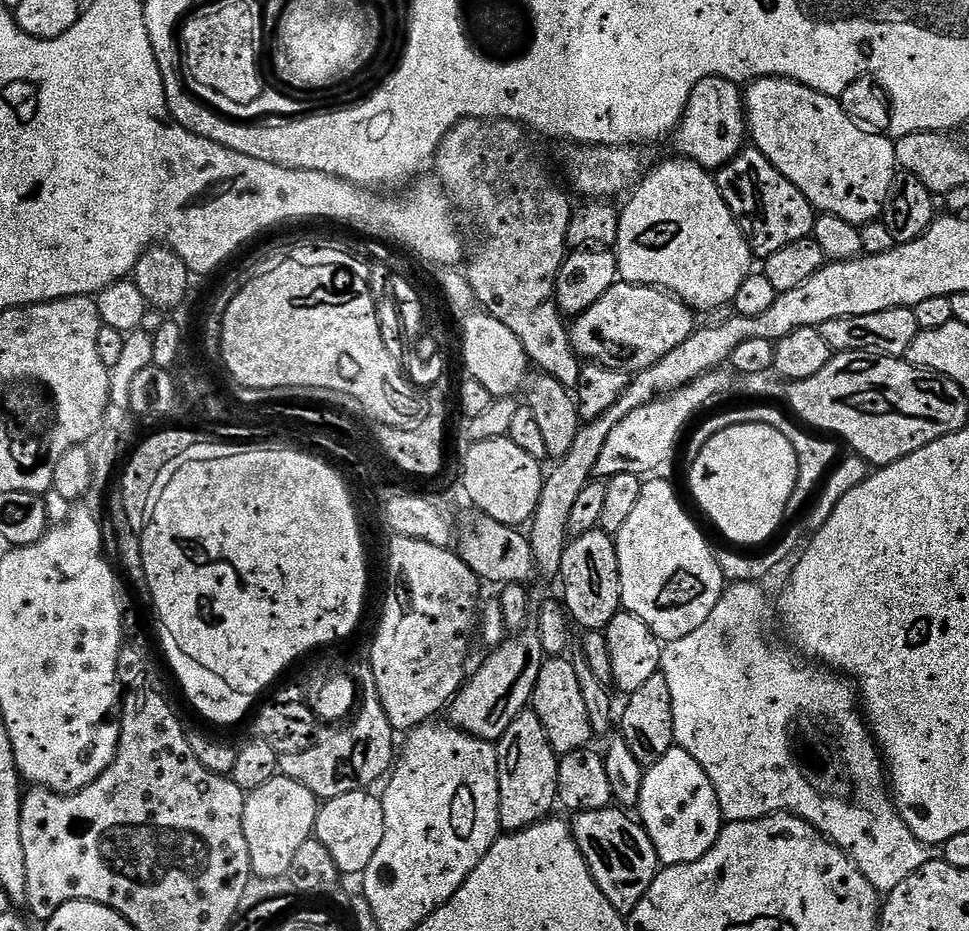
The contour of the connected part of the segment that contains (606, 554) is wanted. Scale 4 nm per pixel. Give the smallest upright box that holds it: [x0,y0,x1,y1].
[559,531,621,630]

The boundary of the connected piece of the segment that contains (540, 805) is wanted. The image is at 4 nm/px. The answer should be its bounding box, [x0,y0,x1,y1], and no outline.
[496,710,561,833]

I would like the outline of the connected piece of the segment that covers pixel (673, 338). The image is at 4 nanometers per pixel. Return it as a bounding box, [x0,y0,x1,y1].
[571,282,697,374]

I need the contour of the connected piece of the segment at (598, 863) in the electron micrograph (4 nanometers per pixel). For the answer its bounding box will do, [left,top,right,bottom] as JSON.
[570,806,662,914]

